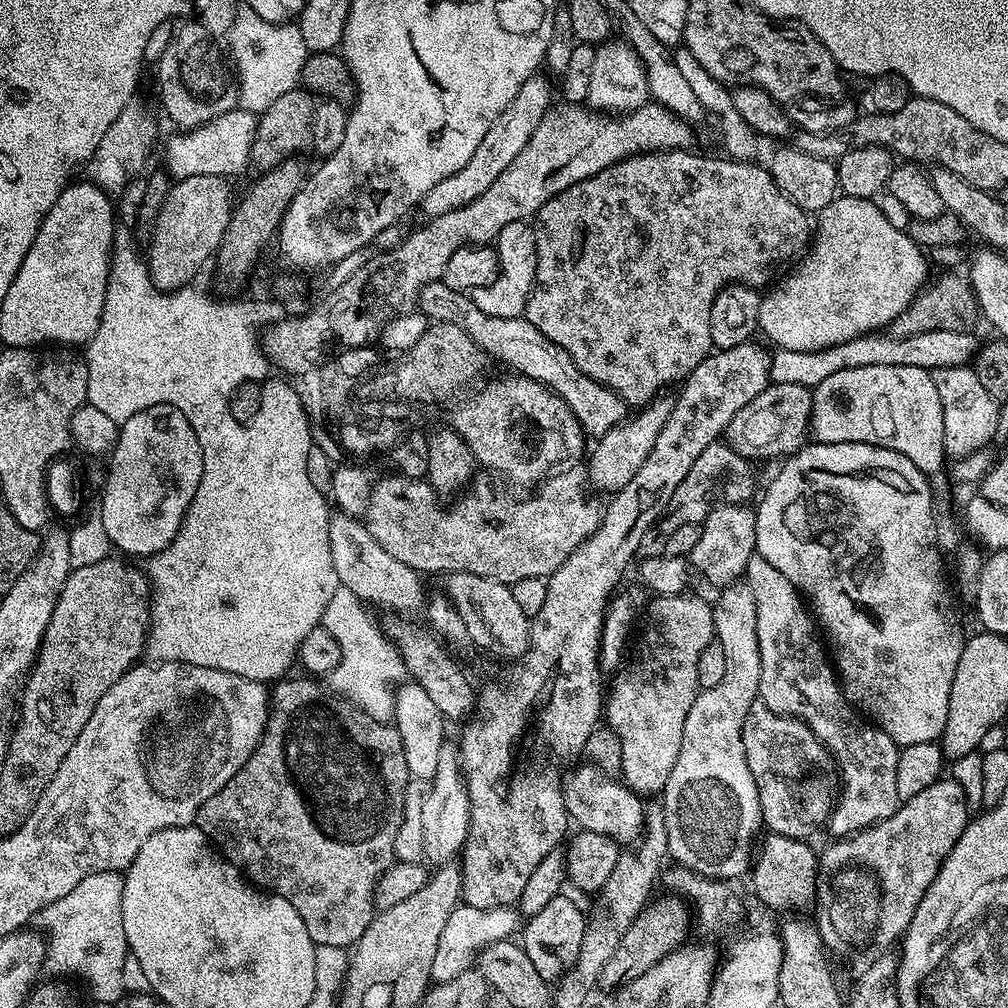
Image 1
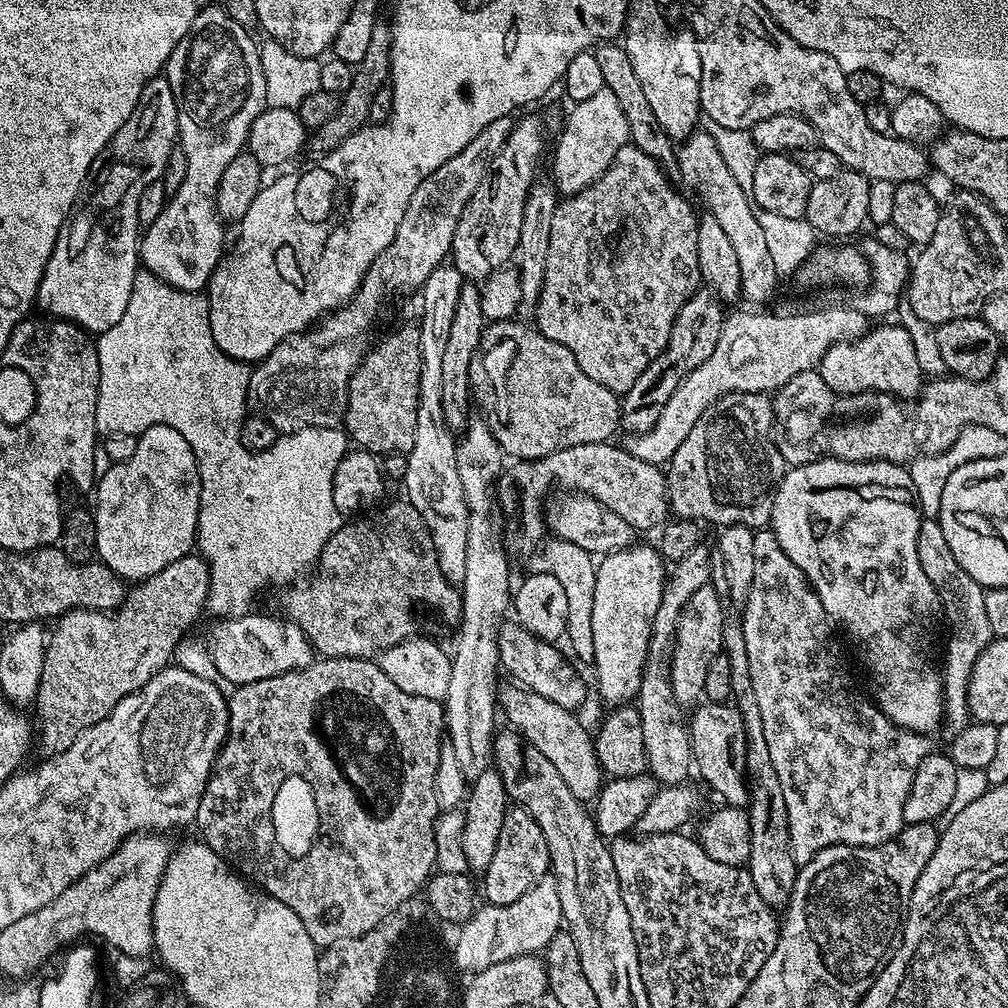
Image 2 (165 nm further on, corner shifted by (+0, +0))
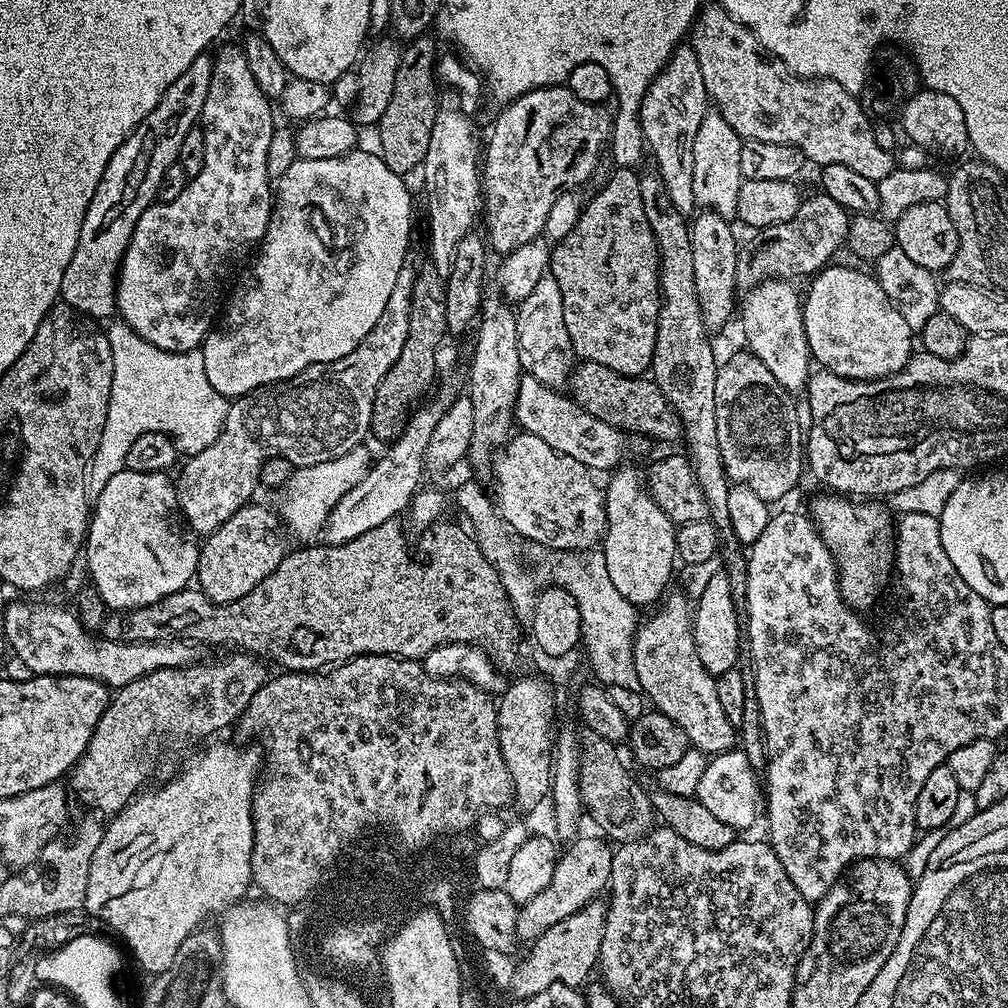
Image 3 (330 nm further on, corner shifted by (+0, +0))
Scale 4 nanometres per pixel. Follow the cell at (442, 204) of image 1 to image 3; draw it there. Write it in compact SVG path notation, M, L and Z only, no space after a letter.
M405 262L398 274L398 282L394 282L394 290L390 290L390 299L386 302L386 310L382 310L382 318L366 334L366 338L358 345L355 352L346 358L325 364L319 370L307 368L294 378L279 380L277 384L267 384L264 388L256 388L244 396L235 397L228 405L228 413L224 419L224 431L198 454L187 457L183 462L180 480L175 481L176 499L179 511L184 511L188 519L187 527L199 534L207 534L218 530L226 518L230 518L239 508L253 499L258 491L259 468L268 459L281 456L292 464L293 469L309 468L318 462L330 462L334 458L342 458L350 450L361 447L365 443L364 435L369 435L374 410L374 394L386 378L390 366L398 362L398 354L402 354L402 342L406 342L406 334L410 330L410 314L412 313L412 291L416 281L416 268Z

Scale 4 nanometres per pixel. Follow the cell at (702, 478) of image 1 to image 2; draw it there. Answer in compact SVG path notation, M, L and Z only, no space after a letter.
M731 392L700 415L694 430L686 434L686 442L678 446L666 468L668 503L673 517L697 522L709 520L715 526L744 524L753 530L764 530L771 525L774 498L786 471L781 445L772 441L772 428L776 424L772 401L771 395L762 392Z

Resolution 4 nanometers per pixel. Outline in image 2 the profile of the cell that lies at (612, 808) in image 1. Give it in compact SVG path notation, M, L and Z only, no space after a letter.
M501 687L498 692L498 704L502 712L508 715L507 723L528 743L546 754L546 759L558 770L558 774L562 774L566 786L570 786L574 798L585 802L595 801L602 787L602 769L600 760L596 757L593 733L584 729L583 722L576 717L577 713L573 709L558 706L558 702L550 702L542 698L542 694L531 692L529 688L511 687Z

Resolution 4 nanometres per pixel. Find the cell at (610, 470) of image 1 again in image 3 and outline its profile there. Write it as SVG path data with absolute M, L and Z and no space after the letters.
M711 210L697 211L690 220L690 242L694 250L694 290L698 306L704 313L704 326L709 330L726 327L728 319L731 316L733 319L738 308L736 271L741 253L736 252L736 236L732 233L732 226Z

